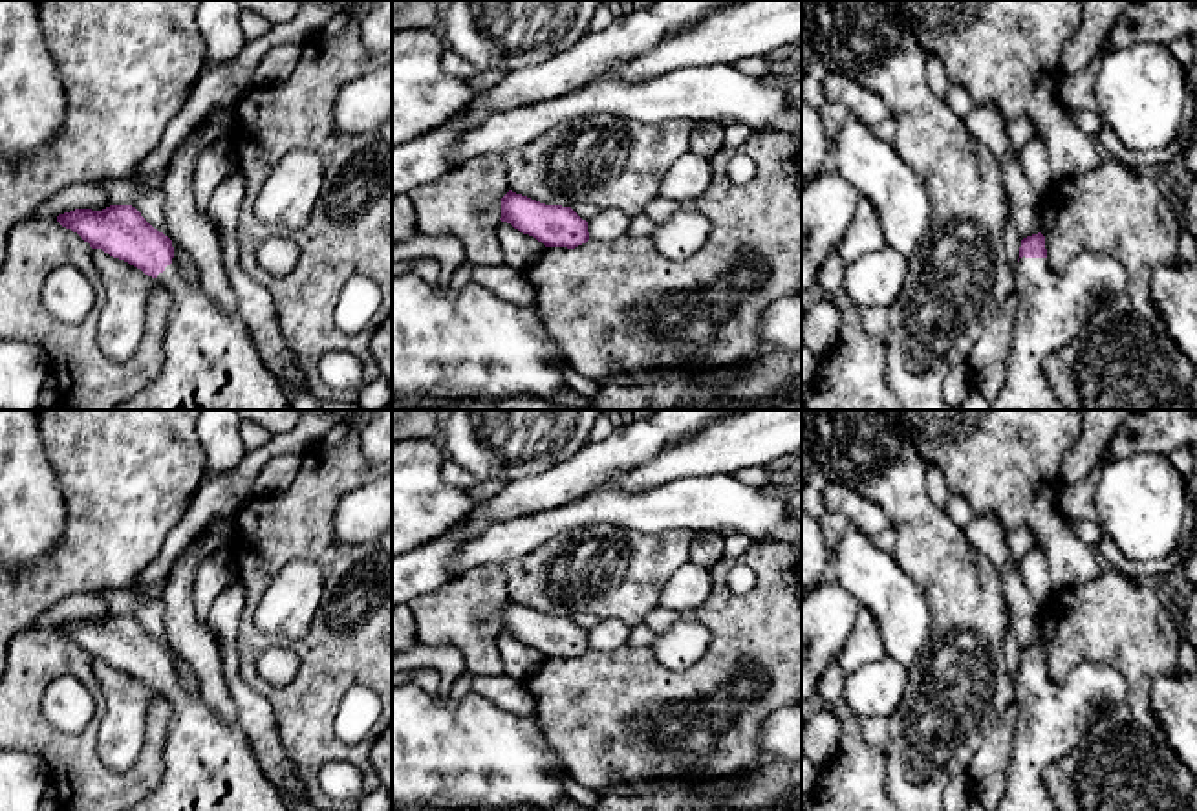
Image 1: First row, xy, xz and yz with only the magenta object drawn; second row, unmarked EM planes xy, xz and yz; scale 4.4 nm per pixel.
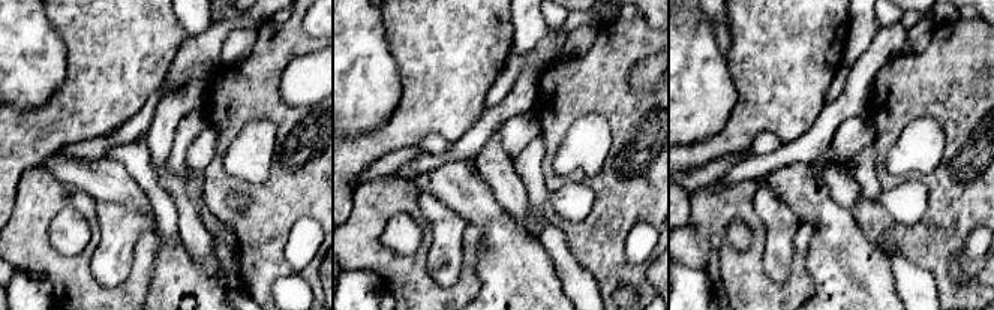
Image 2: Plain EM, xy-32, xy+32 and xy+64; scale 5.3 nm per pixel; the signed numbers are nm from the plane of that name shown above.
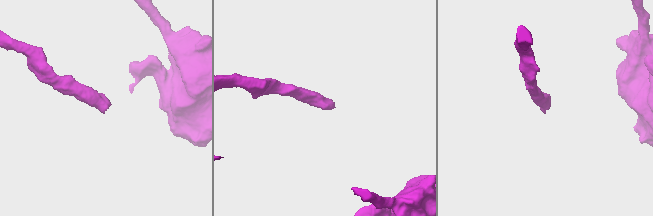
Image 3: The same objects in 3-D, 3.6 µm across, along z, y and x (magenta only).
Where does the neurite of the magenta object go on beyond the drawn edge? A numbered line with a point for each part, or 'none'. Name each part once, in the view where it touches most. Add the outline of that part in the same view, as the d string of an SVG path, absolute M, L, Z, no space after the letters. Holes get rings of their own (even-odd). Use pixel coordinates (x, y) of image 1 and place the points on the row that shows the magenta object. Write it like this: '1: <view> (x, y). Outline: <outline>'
1: yz (1053, 310). Outline: M1082 253L1063 273L1054 273L1047 258L1023 256L1012 273L1019 309L1005 384L990 406L992 410L1069 410L1051 390L1043 362L1051 351L1074 341L1098 306L1107 304L1126 287L1127 273L1120 262L1104 253Z

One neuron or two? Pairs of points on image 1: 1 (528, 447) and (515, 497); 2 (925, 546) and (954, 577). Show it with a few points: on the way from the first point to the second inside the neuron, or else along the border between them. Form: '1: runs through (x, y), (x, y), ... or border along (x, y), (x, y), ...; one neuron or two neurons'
1: border along (559, 464), (507, 484); two neurons
2: runs through (932, 553), (947, 570); one neuron

